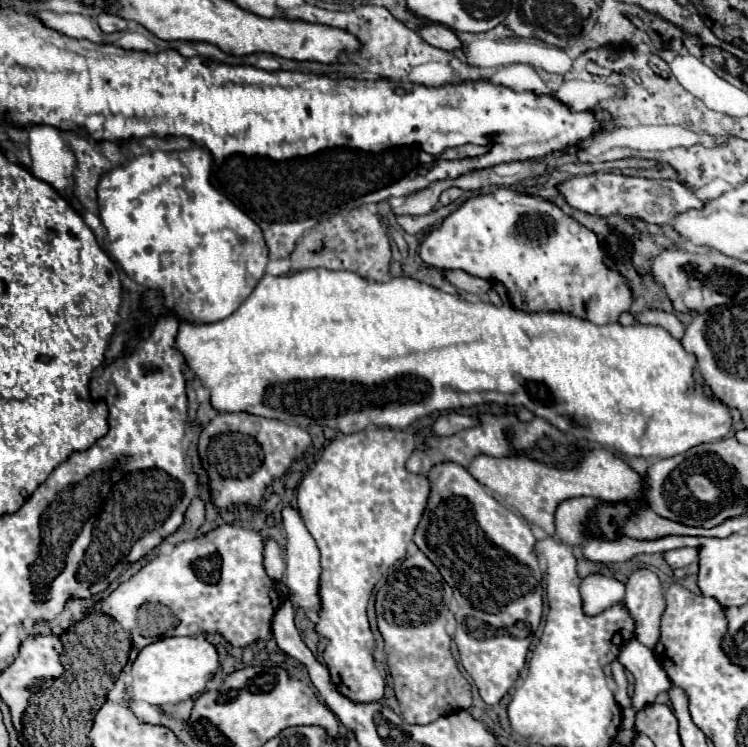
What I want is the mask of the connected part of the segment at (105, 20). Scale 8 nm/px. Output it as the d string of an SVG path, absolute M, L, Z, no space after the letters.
M102 13L98 19L96 19L98 27L104 31L104 33L114 33L114 31L122 31L126 29L128 21L122 19L122 17L116 17L116 15L108 15L108 13Z

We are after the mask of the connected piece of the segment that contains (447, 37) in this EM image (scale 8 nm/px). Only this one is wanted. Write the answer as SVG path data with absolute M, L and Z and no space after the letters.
M430 23L430 25L424 25L420 27L418 35L430 43L432 47L438 47L438 49L444 49L444 51L454 51L458 47L462 47L462 43L458 41L458 37L454 35L454 31L450 31L448 27L440 25L440 23Z

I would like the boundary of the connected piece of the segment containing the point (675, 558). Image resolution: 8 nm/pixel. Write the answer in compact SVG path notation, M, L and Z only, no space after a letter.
M682 547L682 549L672 549L664 553L666 563L676 569L676 567L686 567L692 561L698 561L698 549L696 547Z

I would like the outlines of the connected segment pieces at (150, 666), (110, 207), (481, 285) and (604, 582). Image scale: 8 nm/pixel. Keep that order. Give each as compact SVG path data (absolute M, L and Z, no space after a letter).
M164 637L146 645L132 665L132 701L148 701L152 705L182 703L204 693L206 683L218 671L218 653L204 637Z
M192 147L186 151L148 151L144 155L138 155L130 161L126 161L124 165L108 171L102 175L100 183L98 183L98 205L100 205L100 219L106 227L106 237L104 237L104 249L120 263L120 267L126 271L126 275L130 279L134 279L136 283L140 283L146 289L156 289L160 291L162 299L164 299L164 307L168 311L172 311L178 319L186 321L186 323L216 323L228 315L232 315L240 303L254 291L254 287L258 285L258 281L264 277L264 269L268 263L268 247L266 241L262 237L260 227L242 211L238 209L228 197L224 197L220 191L216 191L216 187L210 183L210 169L212 169L212 155L206 147Z
M446 271L446 279L456 285L460 291L468 293L468 295L484 295L492 283L486 281L486 279L480 279L480 277L474 277L466 271Z
M584 579L580 585L580 593L582 593L584 615L594 617L622 603L624 585L614 579Z

